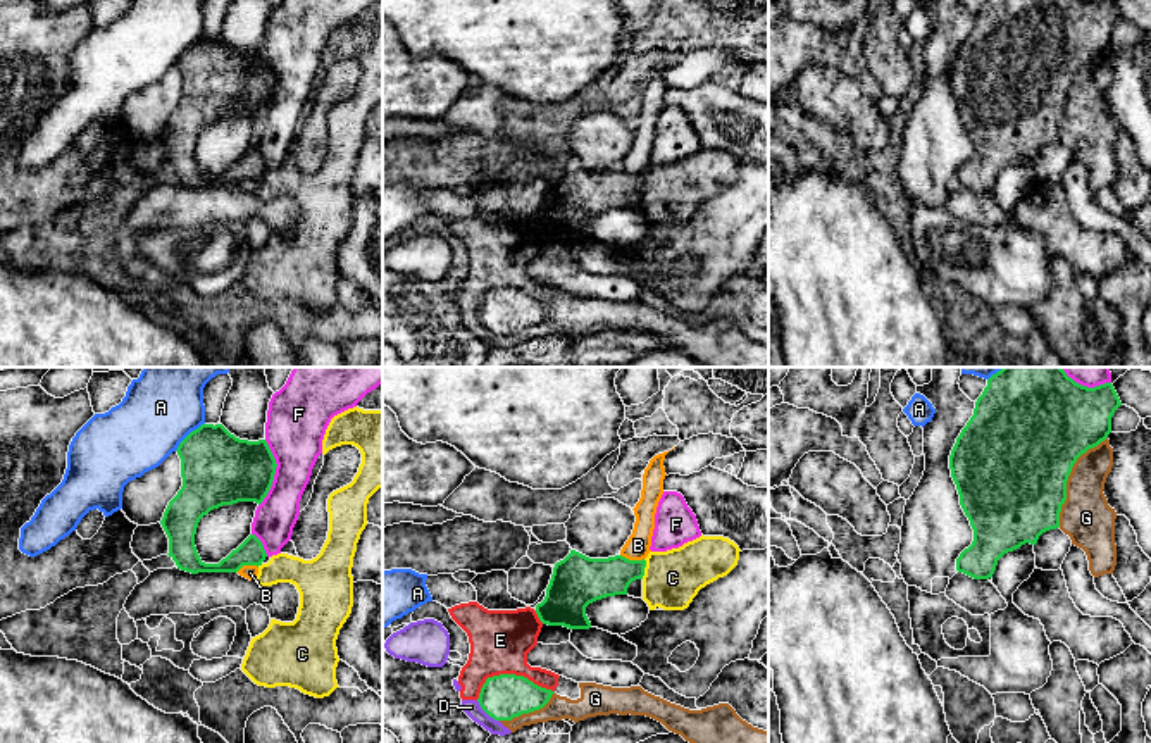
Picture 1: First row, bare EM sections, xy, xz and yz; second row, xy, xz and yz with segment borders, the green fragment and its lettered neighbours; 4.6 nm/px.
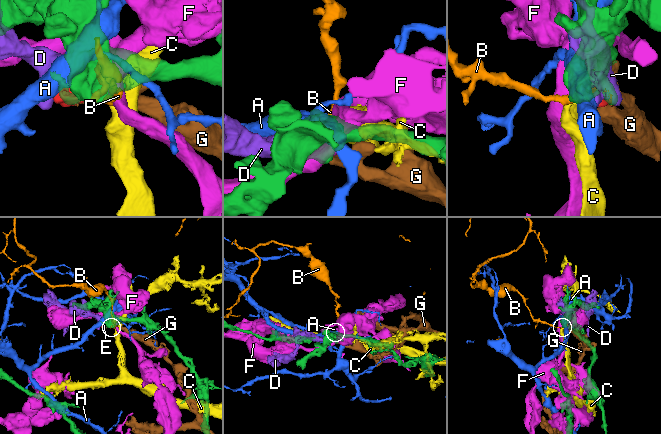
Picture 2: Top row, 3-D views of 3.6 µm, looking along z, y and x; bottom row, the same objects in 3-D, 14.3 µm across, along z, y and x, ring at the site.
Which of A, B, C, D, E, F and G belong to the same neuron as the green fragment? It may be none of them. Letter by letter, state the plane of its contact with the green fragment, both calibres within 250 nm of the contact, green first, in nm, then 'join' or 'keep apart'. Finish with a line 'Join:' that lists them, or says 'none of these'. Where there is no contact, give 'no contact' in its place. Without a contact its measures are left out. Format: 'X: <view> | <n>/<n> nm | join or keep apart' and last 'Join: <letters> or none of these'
A: xy | 340/360 nm | keep apart
B: xz | 220/110 nm | keep apart
C: xz | 200/260 nm | keep apart
D: xz | 220/80 nm | keep apart
E: xz | 220/280 nm | keep apart
F: xy | 340/280 nm | keep apart
G: yz | 500/240 nm | keep apart
Join: none of these

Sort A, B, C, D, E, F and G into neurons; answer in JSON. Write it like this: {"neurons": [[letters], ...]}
{"neurons": [["A"], ["B"], ["C"], ["D", "E", "G"], ["F"]]}

